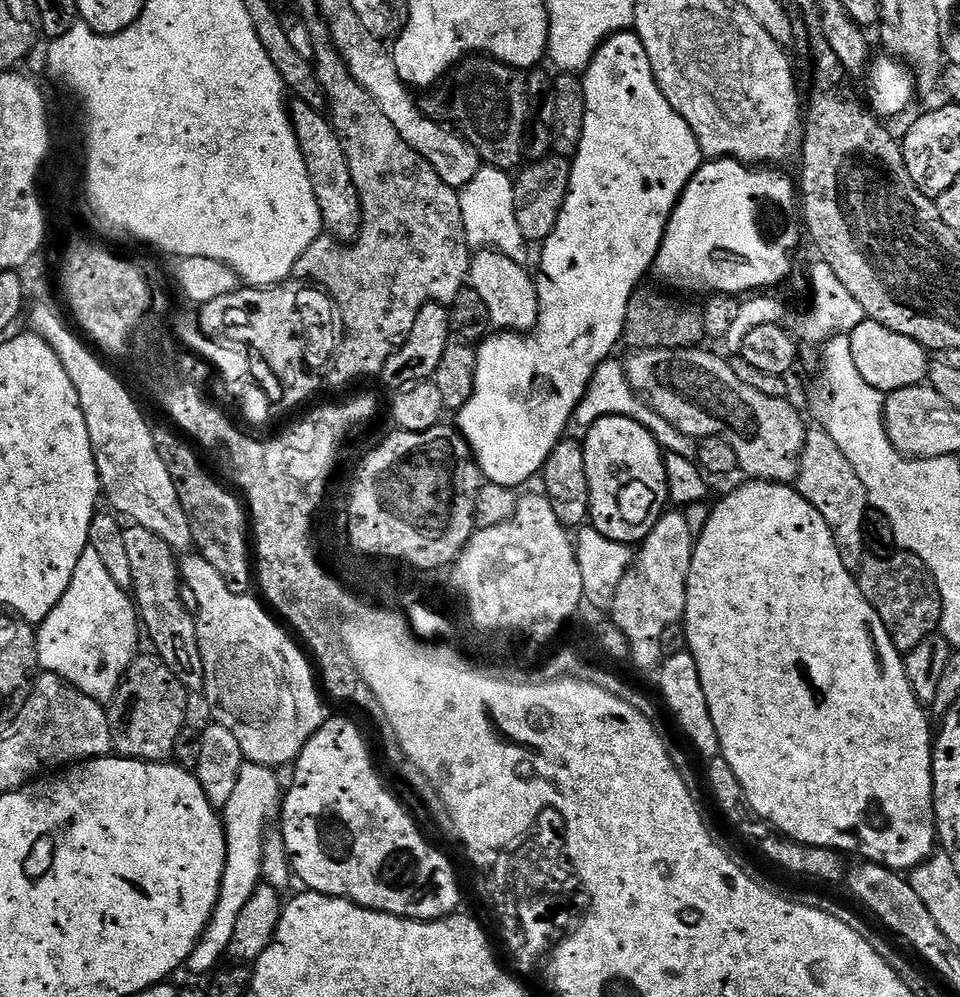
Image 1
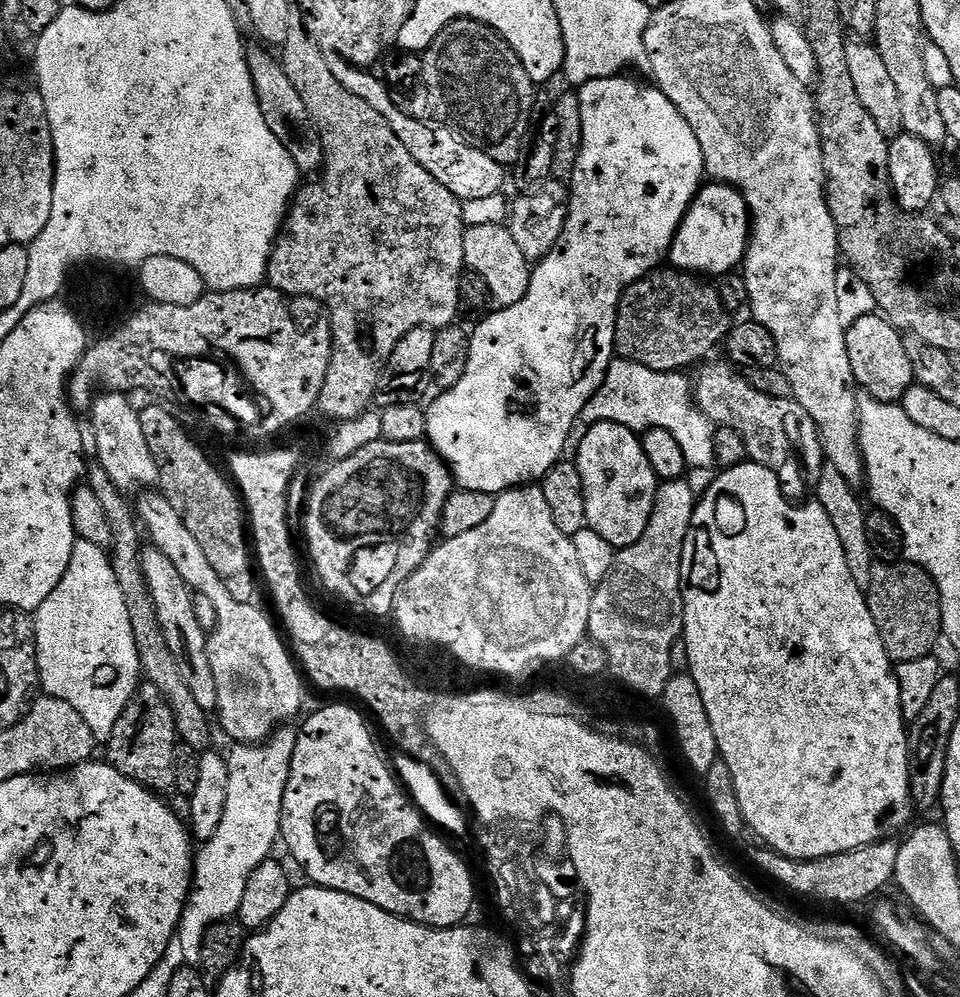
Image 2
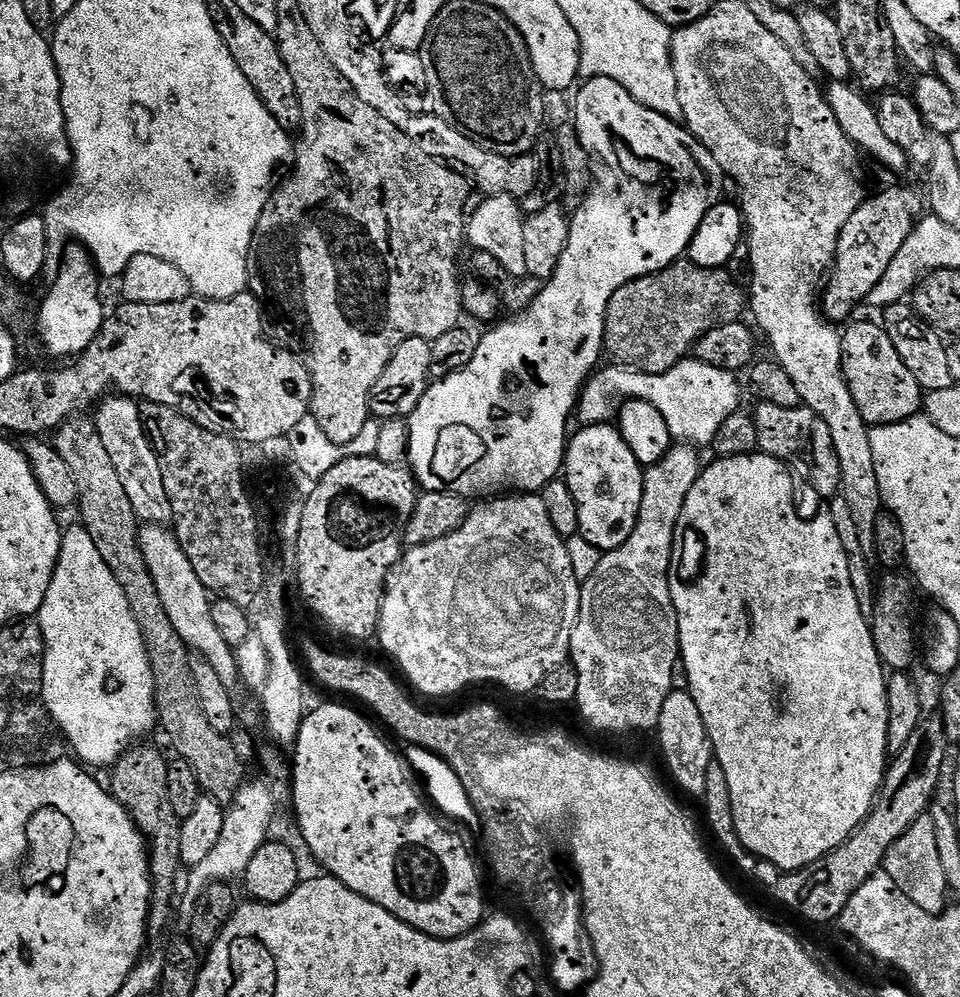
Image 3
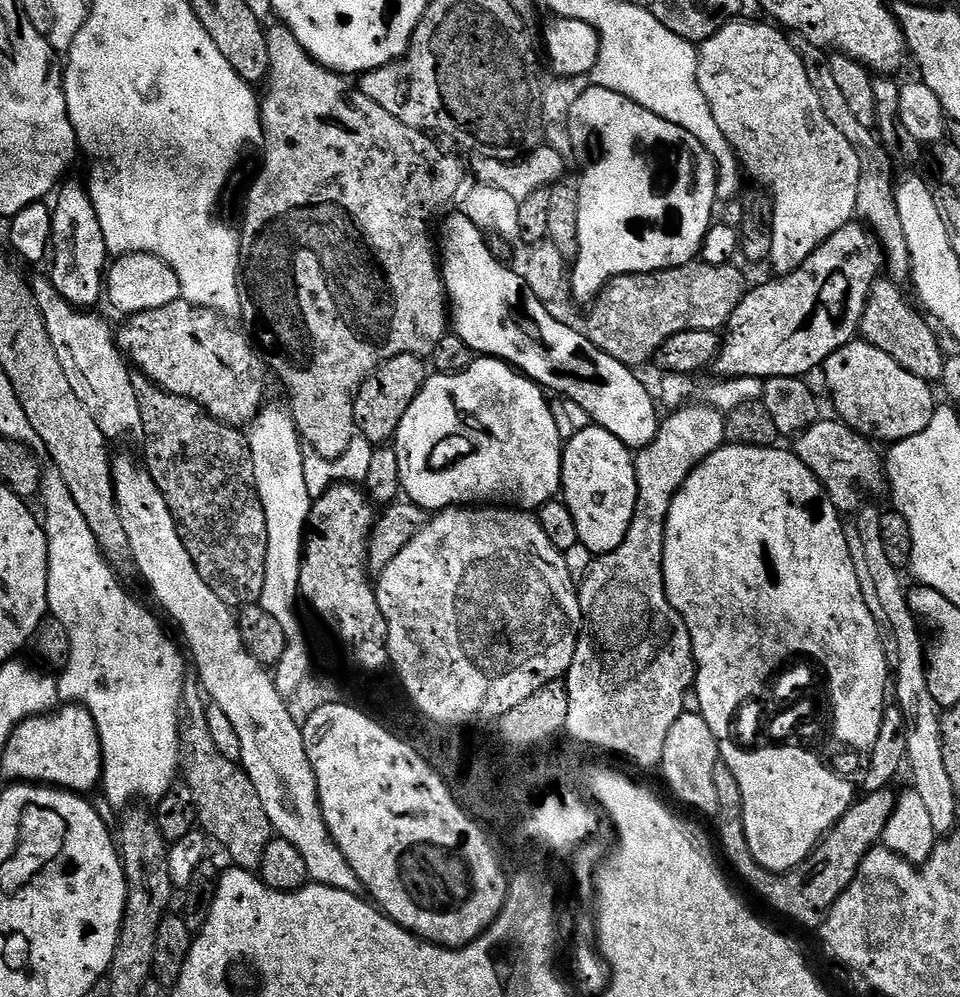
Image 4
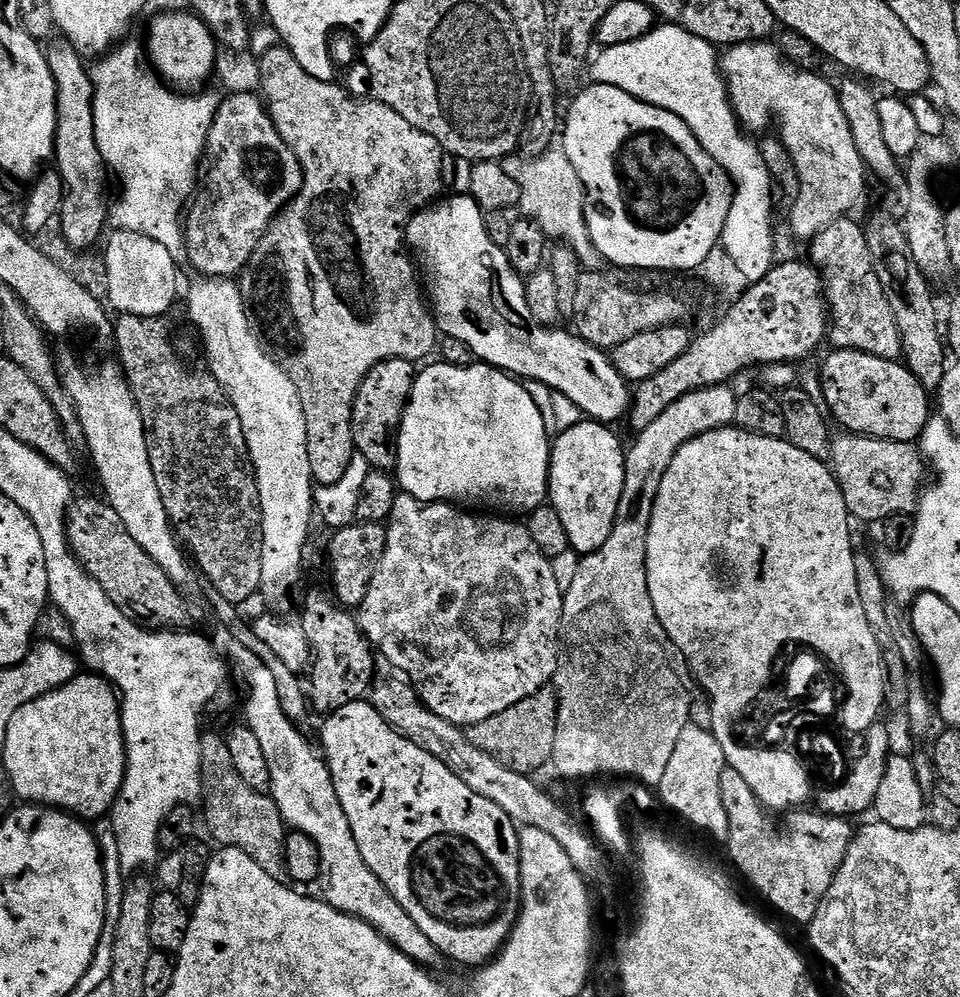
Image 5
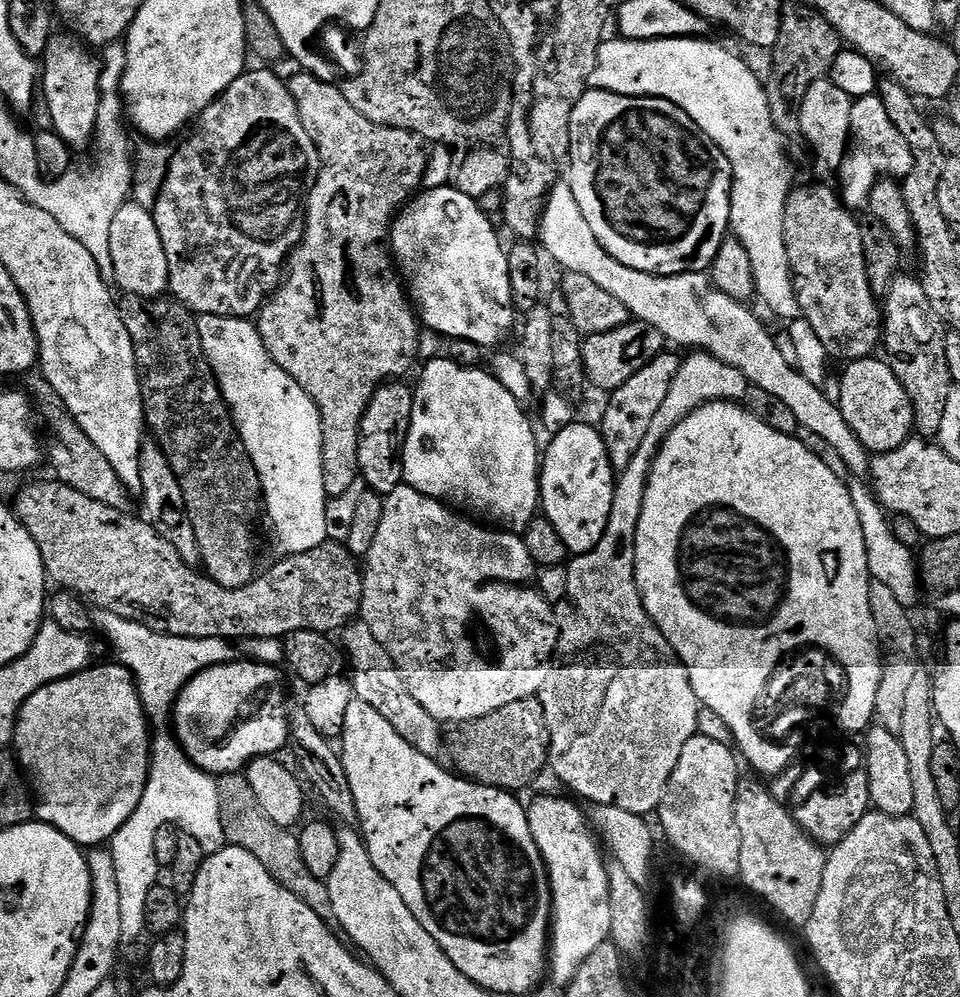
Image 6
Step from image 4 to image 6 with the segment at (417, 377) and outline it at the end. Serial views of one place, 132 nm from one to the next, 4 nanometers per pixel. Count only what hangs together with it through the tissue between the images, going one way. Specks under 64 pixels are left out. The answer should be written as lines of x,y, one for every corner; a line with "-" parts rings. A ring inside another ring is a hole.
400,382
381,384
374,398
370,398
370,407
362,418
358,438
359,477
364,480
367,491
377,492
382,497
390,495
404,483
404,443
414,410
413,389
396,383

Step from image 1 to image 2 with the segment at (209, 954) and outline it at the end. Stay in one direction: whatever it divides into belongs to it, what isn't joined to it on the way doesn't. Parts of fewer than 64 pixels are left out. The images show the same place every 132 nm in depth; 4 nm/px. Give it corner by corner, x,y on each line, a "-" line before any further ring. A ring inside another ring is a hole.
281,726
264,741
263,744
236,744
232,753
227,753
230,787
226,790
226,814
212,840
203,841
204,848
194,856
194,883
188,893
188,905
180,919
178,938
182,942
182,958
185,965
196,966
200,963
200,951
210,926
224,920
233,919
242,906
242,893
250,874
258,865
273,855
272,847
281,839
280,819
282,818
282,798
286,794
286,782
290,778
290,762
294,758
297,729
292,726

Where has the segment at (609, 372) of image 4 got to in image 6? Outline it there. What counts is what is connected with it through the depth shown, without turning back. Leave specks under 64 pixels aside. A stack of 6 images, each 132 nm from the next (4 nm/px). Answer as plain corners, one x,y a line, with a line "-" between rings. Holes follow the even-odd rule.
455,186
421,191
393,219
390,251
425,329
433,328
441,332
444,338
469,340
485,350
492,350
500,346
495,344
502,343
512,327
517,327
518,311
512,304
510,274
507,273
508,253
505,245
500,245
487,214
480,206

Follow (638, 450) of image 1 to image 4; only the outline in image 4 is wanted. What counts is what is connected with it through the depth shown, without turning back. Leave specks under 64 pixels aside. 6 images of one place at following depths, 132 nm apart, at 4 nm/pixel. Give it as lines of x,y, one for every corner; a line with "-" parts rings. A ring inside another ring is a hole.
593,426
582,429
572,440
563,445
560,483
564,505
570,510
574,526
578,530
579,544
586,546
586,550
590,550
593,557
605,556
618,546
622,546
622,538
626,538
626,530
630,530
630,522
634,518
634,506
638,502
636,462
628,447
604,428

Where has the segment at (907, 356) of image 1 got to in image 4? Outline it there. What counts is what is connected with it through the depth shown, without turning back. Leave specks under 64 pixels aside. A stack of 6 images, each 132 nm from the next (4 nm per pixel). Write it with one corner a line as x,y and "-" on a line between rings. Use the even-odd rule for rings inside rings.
854,338
846,346
842,346
822,366
824,380
828,383
828,392
832,395
832,404
836,407
835,415
841,424
854,429
866,440
879,442
881,440
884,446
891,446
906,438
914,438
914,434
922,434
926,426
930,426
930,418
934,418
938,401
932,393
933,385
927,380
918,378
910,374
886,350
878,350
878,346
868,344
863,338

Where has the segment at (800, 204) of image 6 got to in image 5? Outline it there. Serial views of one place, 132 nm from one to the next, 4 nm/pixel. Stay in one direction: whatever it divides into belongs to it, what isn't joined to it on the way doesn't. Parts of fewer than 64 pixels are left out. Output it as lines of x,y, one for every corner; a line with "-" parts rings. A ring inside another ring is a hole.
841,218
812,237
810,247
811,263
820,269
820,274
824,277
824,299
828,301
831,347
899,361
904,354
902,334
870,258
867,231
861,225
859,228
852,218

